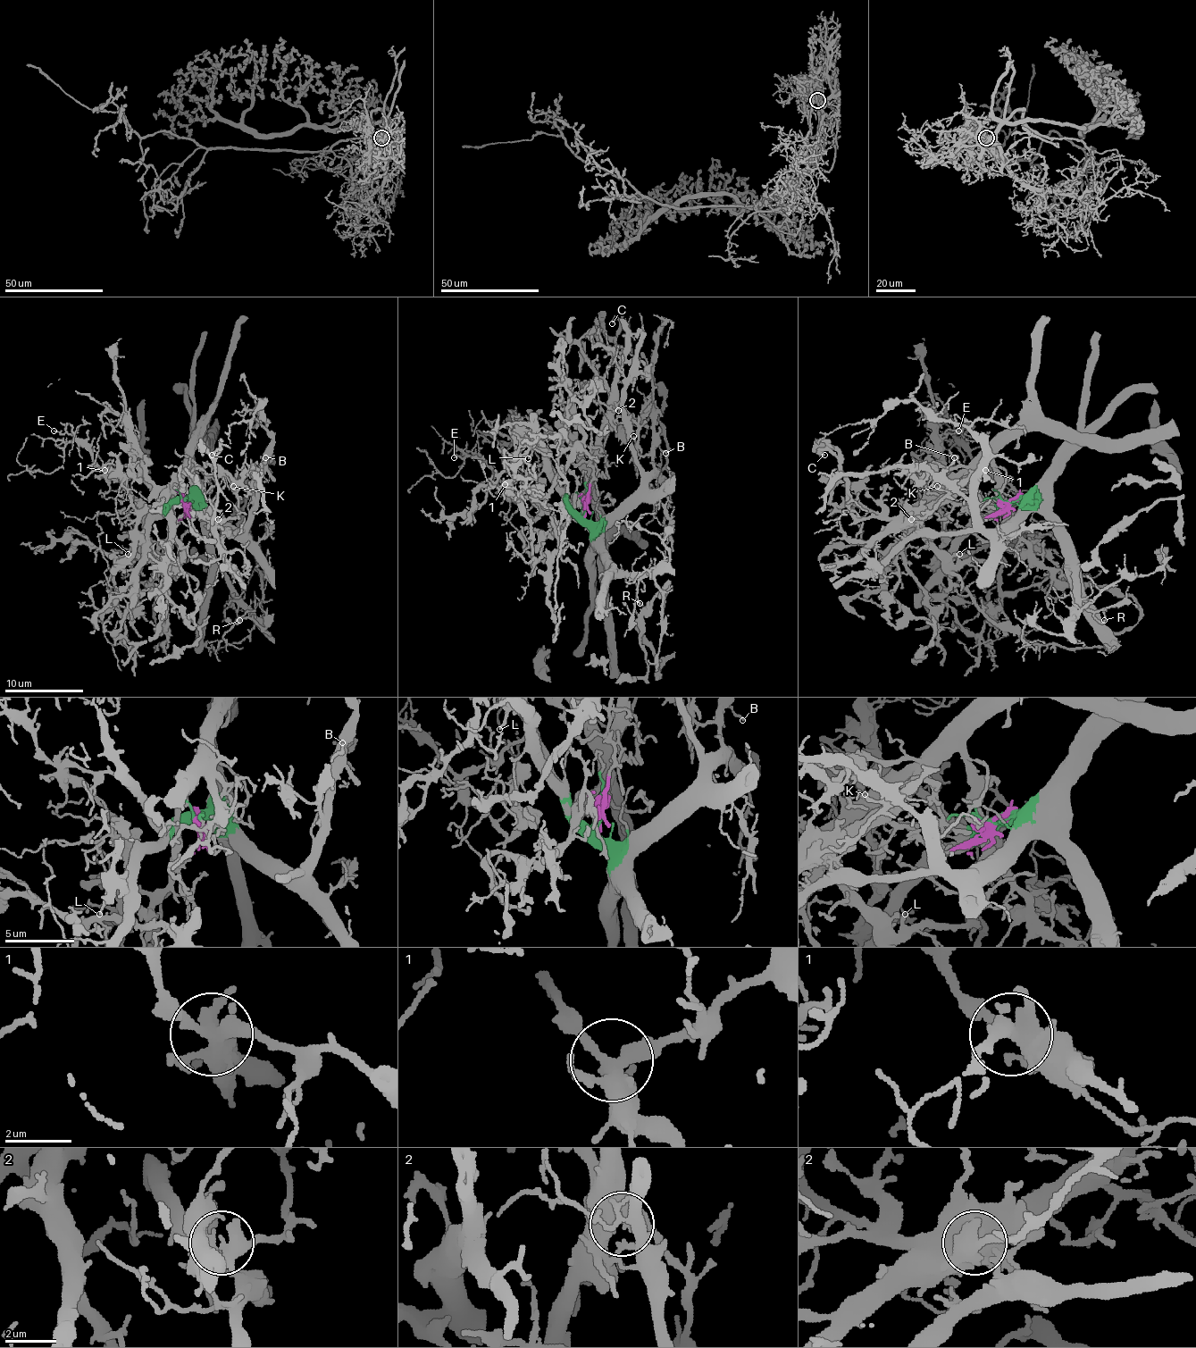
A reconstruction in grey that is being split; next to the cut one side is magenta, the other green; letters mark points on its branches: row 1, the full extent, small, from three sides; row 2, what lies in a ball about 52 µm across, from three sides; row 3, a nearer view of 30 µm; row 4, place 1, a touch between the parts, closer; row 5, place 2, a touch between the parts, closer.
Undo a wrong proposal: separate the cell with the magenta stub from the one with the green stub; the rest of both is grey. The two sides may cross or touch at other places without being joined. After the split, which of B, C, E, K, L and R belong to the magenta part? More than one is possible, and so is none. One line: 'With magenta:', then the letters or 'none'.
With magenta: C, K, L

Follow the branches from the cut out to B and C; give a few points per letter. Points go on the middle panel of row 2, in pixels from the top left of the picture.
B: (584, 512), (582, 515), (592, 522), (606, 522), (653, 473), (655, 443), (664, 453)
C: (584, 509), (592, 481), (590, 451), (608, 412), (604, 372), (618, 347), (620, 322), (612, 323)

